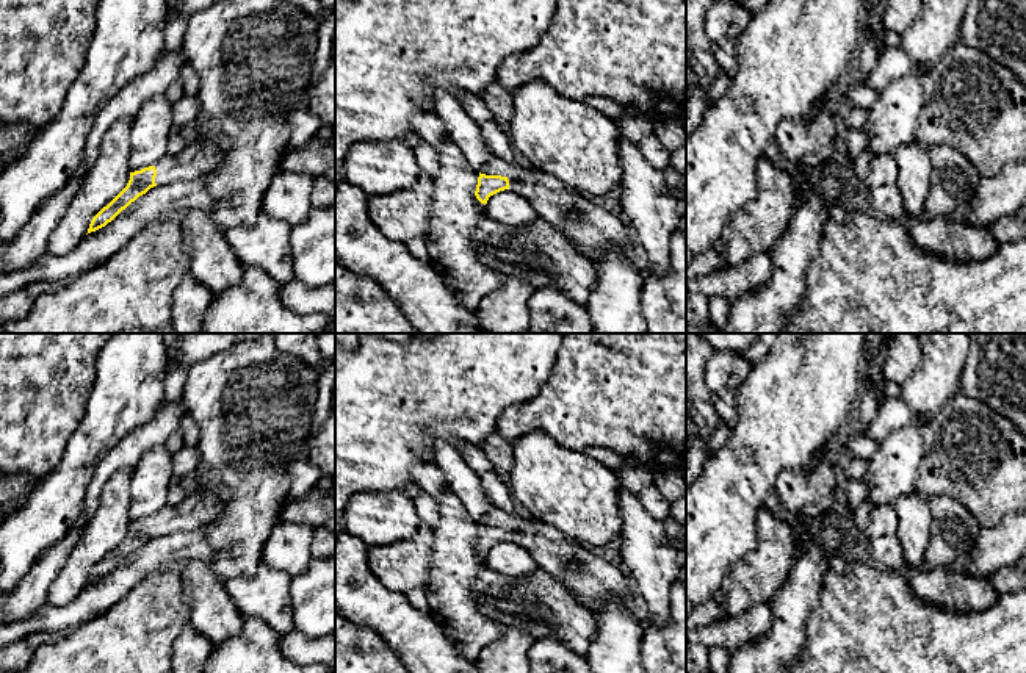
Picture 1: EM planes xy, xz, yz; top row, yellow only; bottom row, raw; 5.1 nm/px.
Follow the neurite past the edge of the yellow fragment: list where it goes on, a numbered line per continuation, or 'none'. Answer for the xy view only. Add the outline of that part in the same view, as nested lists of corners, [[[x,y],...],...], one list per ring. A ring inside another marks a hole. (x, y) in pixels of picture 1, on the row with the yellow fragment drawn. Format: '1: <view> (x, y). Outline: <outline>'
1: xy (195, 160). Outline: [[[194,141],[186,144],[179,153],[166,153],[157,164],[157,186],[164,186],[179,180],[194,180],[213,172],[222,157],[218,149]]]

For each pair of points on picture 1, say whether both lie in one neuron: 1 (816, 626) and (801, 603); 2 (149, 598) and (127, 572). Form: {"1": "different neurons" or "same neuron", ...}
{"1": "different neurons", "2": "different neurons"}

